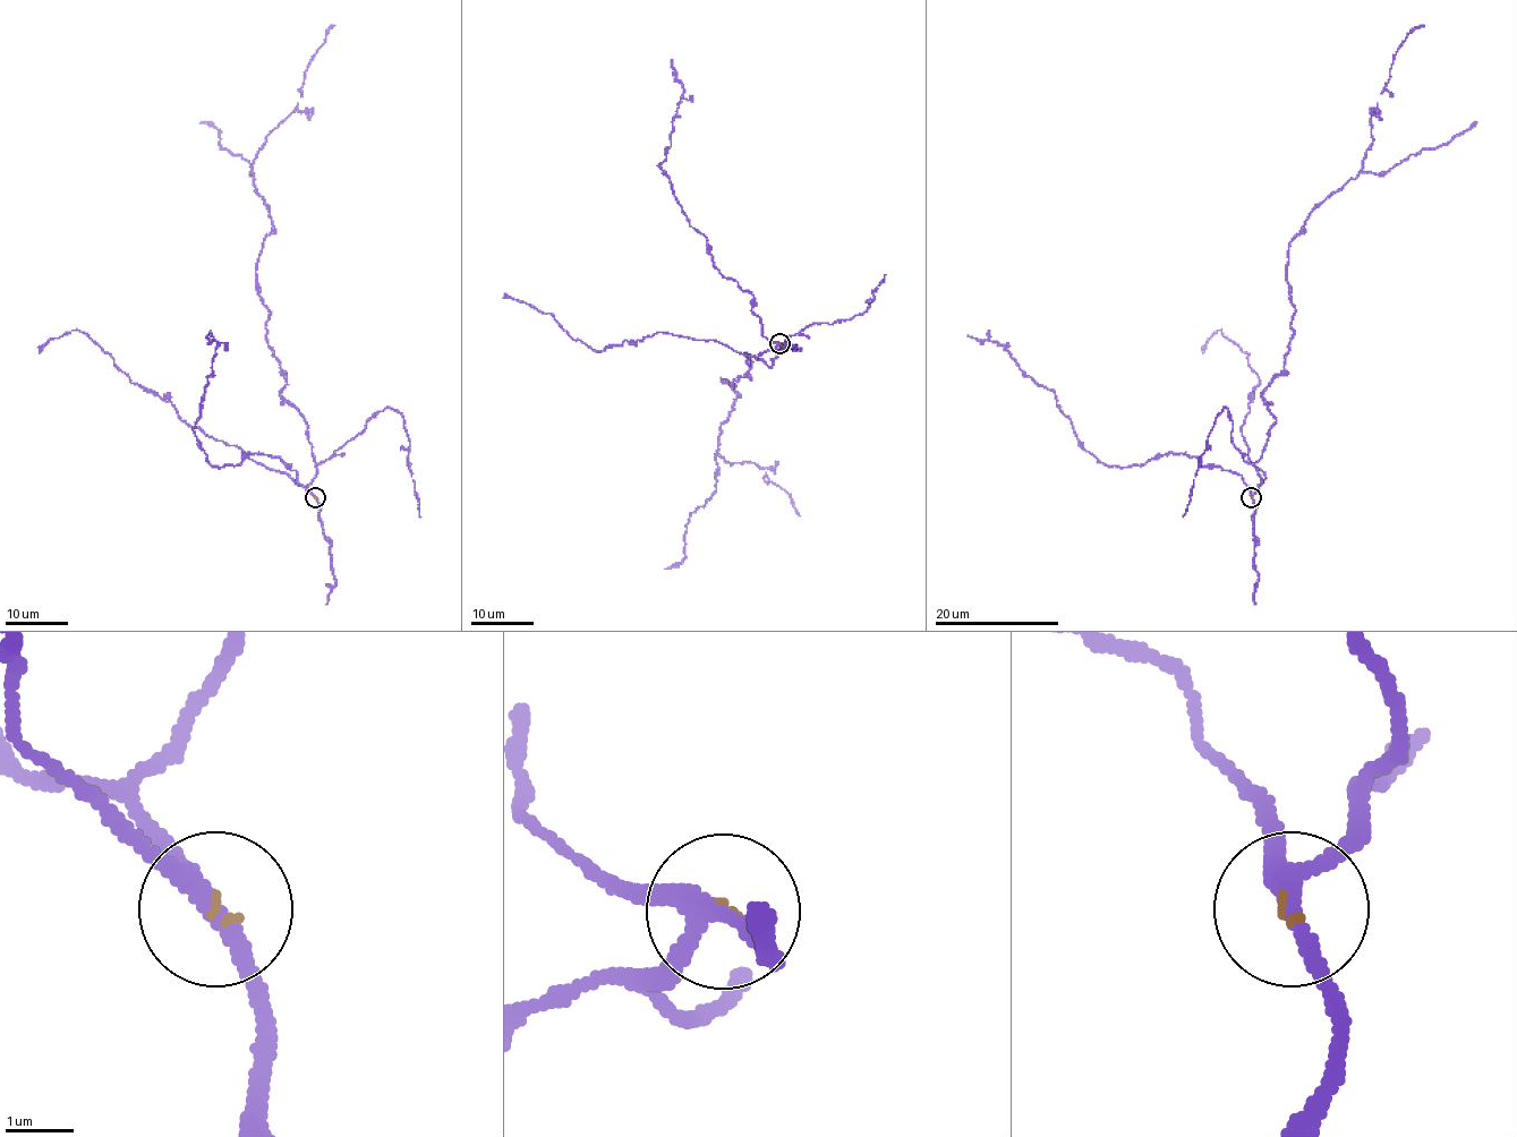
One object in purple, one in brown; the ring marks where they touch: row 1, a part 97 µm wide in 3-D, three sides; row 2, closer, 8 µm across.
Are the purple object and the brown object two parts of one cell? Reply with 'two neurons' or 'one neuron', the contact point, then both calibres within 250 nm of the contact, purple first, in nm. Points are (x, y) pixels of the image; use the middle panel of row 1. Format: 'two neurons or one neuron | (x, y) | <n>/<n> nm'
one neuron | (780, 343) | 240/70 nm

